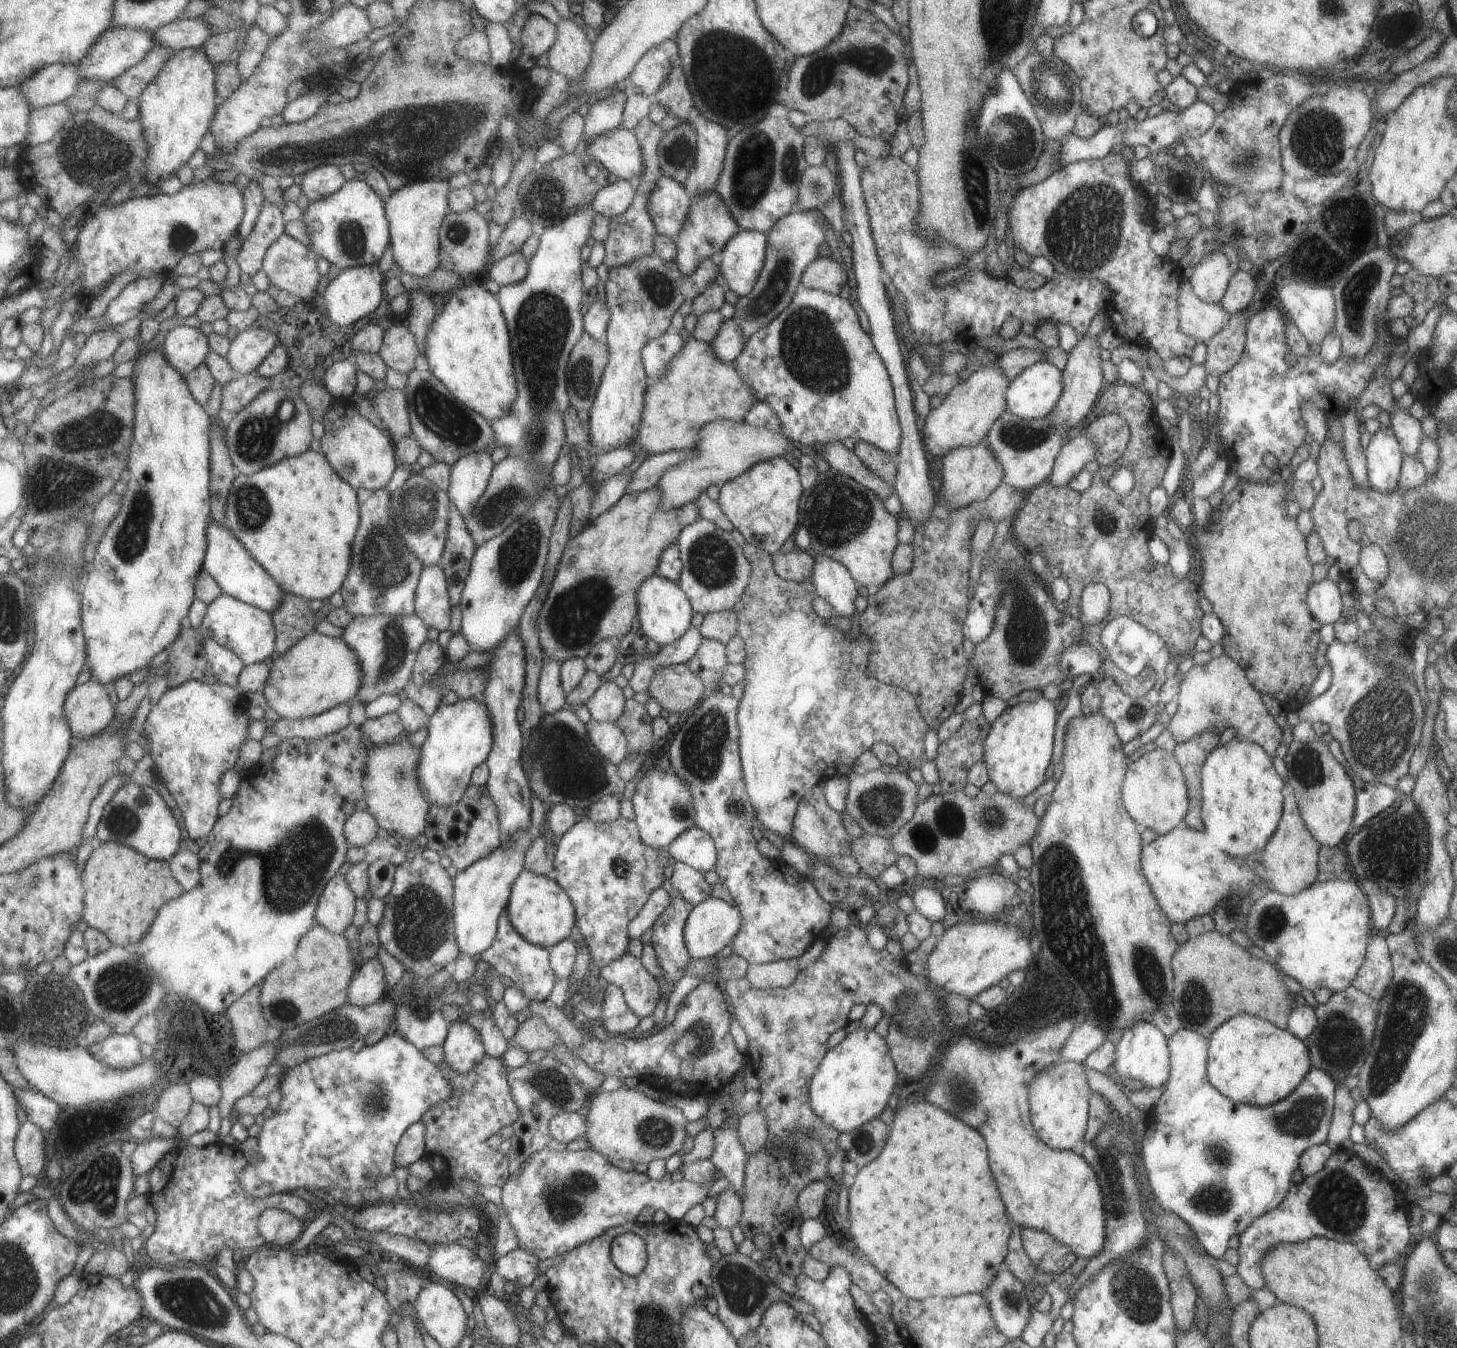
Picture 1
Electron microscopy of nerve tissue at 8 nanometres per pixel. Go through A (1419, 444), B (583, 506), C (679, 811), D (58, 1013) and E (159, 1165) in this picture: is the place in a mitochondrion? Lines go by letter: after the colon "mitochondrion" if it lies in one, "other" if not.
A: other
B: other
C: mitochondrion
D: mitochondrion
E: other

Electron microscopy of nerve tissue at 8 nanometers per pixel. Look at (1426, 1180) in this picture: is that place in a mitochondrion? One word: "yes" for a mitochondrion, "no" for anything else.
no

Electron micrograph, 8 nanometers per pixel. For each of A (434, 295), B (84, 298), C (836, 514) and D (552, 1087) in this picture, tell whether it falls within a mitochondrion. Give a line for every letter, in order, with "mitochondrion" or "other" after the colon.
A: other
B: other
C: mitochondrion
D: mitochondrion

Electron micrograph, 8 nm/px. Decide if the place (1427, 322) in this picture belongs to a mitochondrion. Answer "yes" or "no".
no

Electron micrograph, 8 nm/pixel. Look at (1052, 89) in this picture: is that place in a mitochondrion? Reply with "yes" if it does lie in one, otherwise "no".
yes

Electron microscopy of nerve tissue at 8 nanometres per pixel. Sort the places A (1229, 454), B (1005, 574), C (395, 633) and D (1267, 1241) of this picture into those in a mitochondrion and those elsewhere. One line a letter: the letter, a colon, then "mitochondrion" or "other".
A: other
B: mitochondrion
C: mitochondrion
D: other

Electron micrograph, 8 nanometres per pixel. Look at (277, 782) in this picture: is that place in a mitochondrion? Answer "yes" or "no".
no

